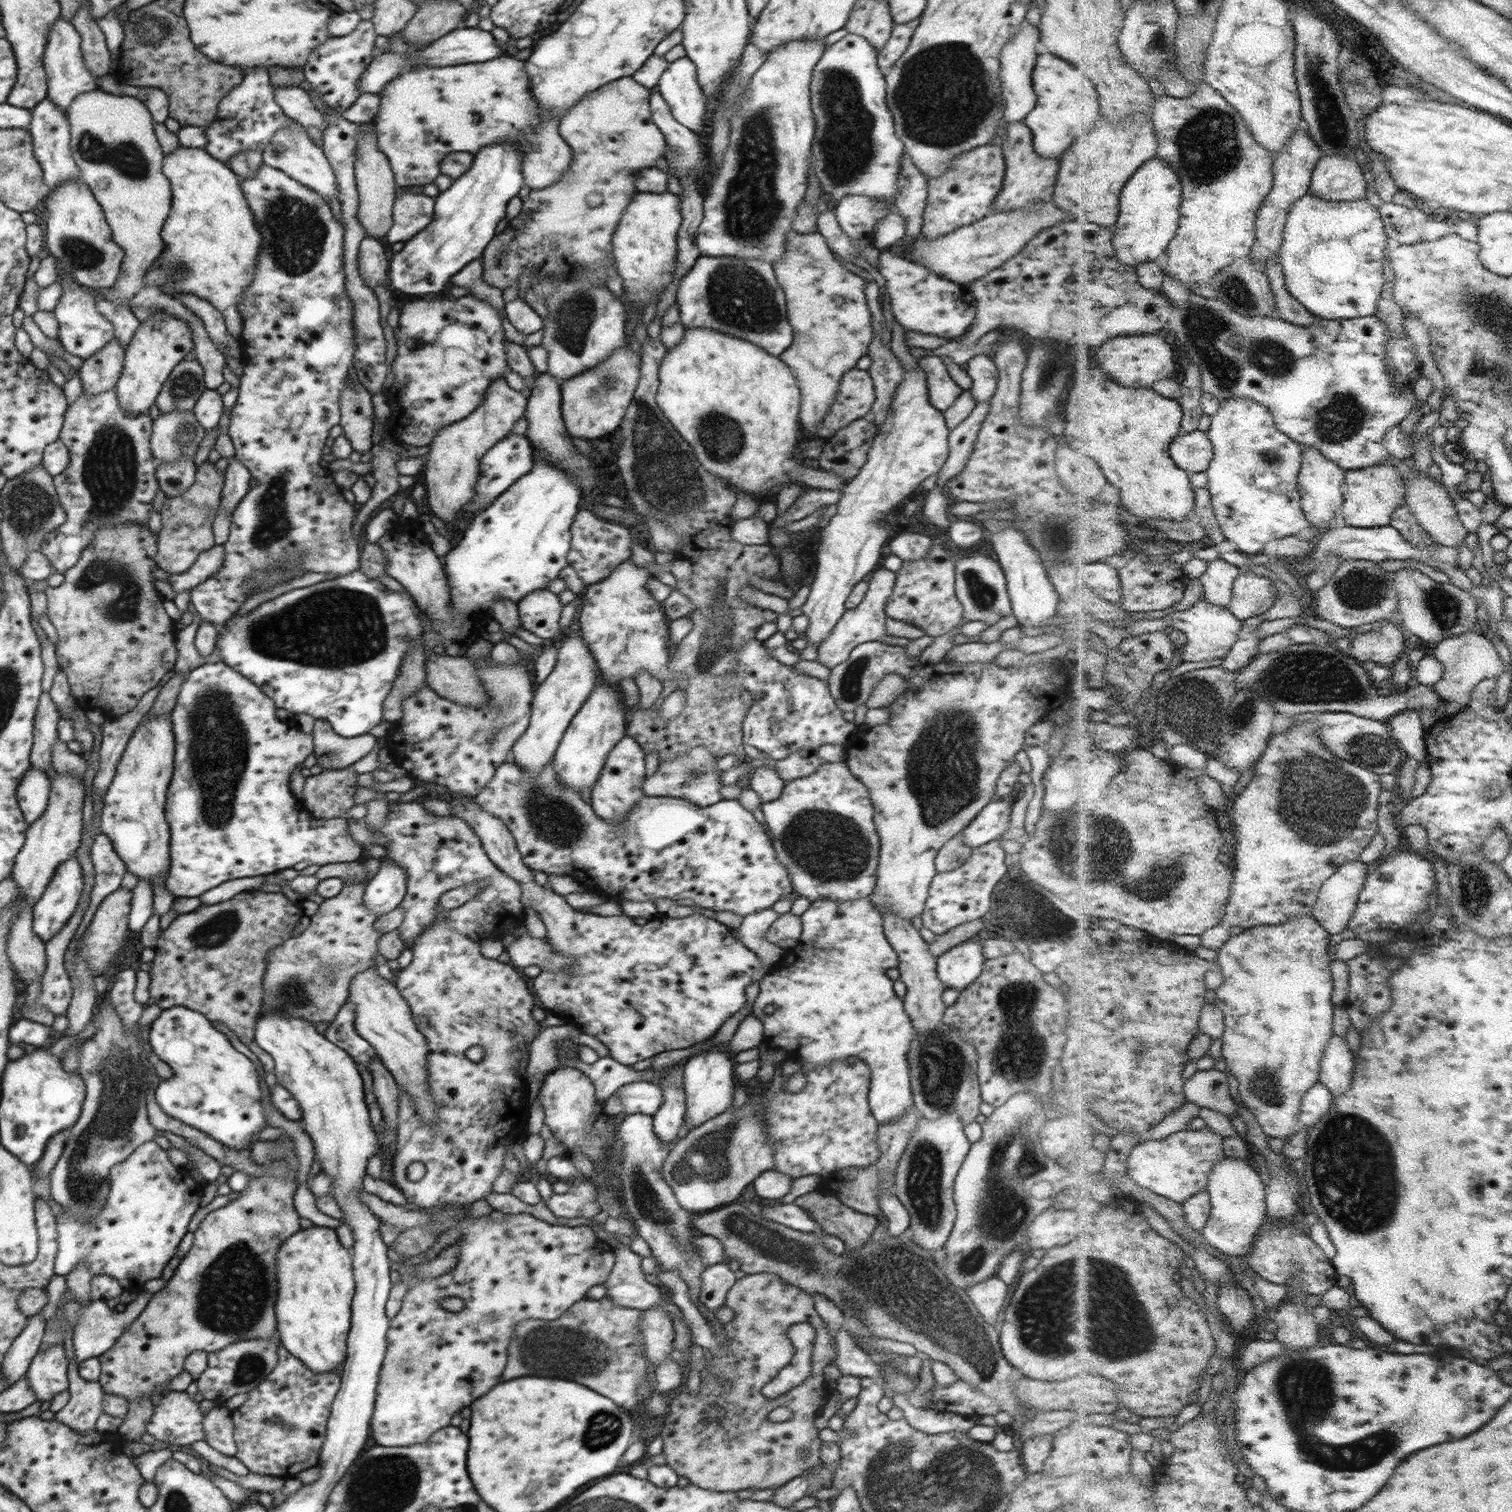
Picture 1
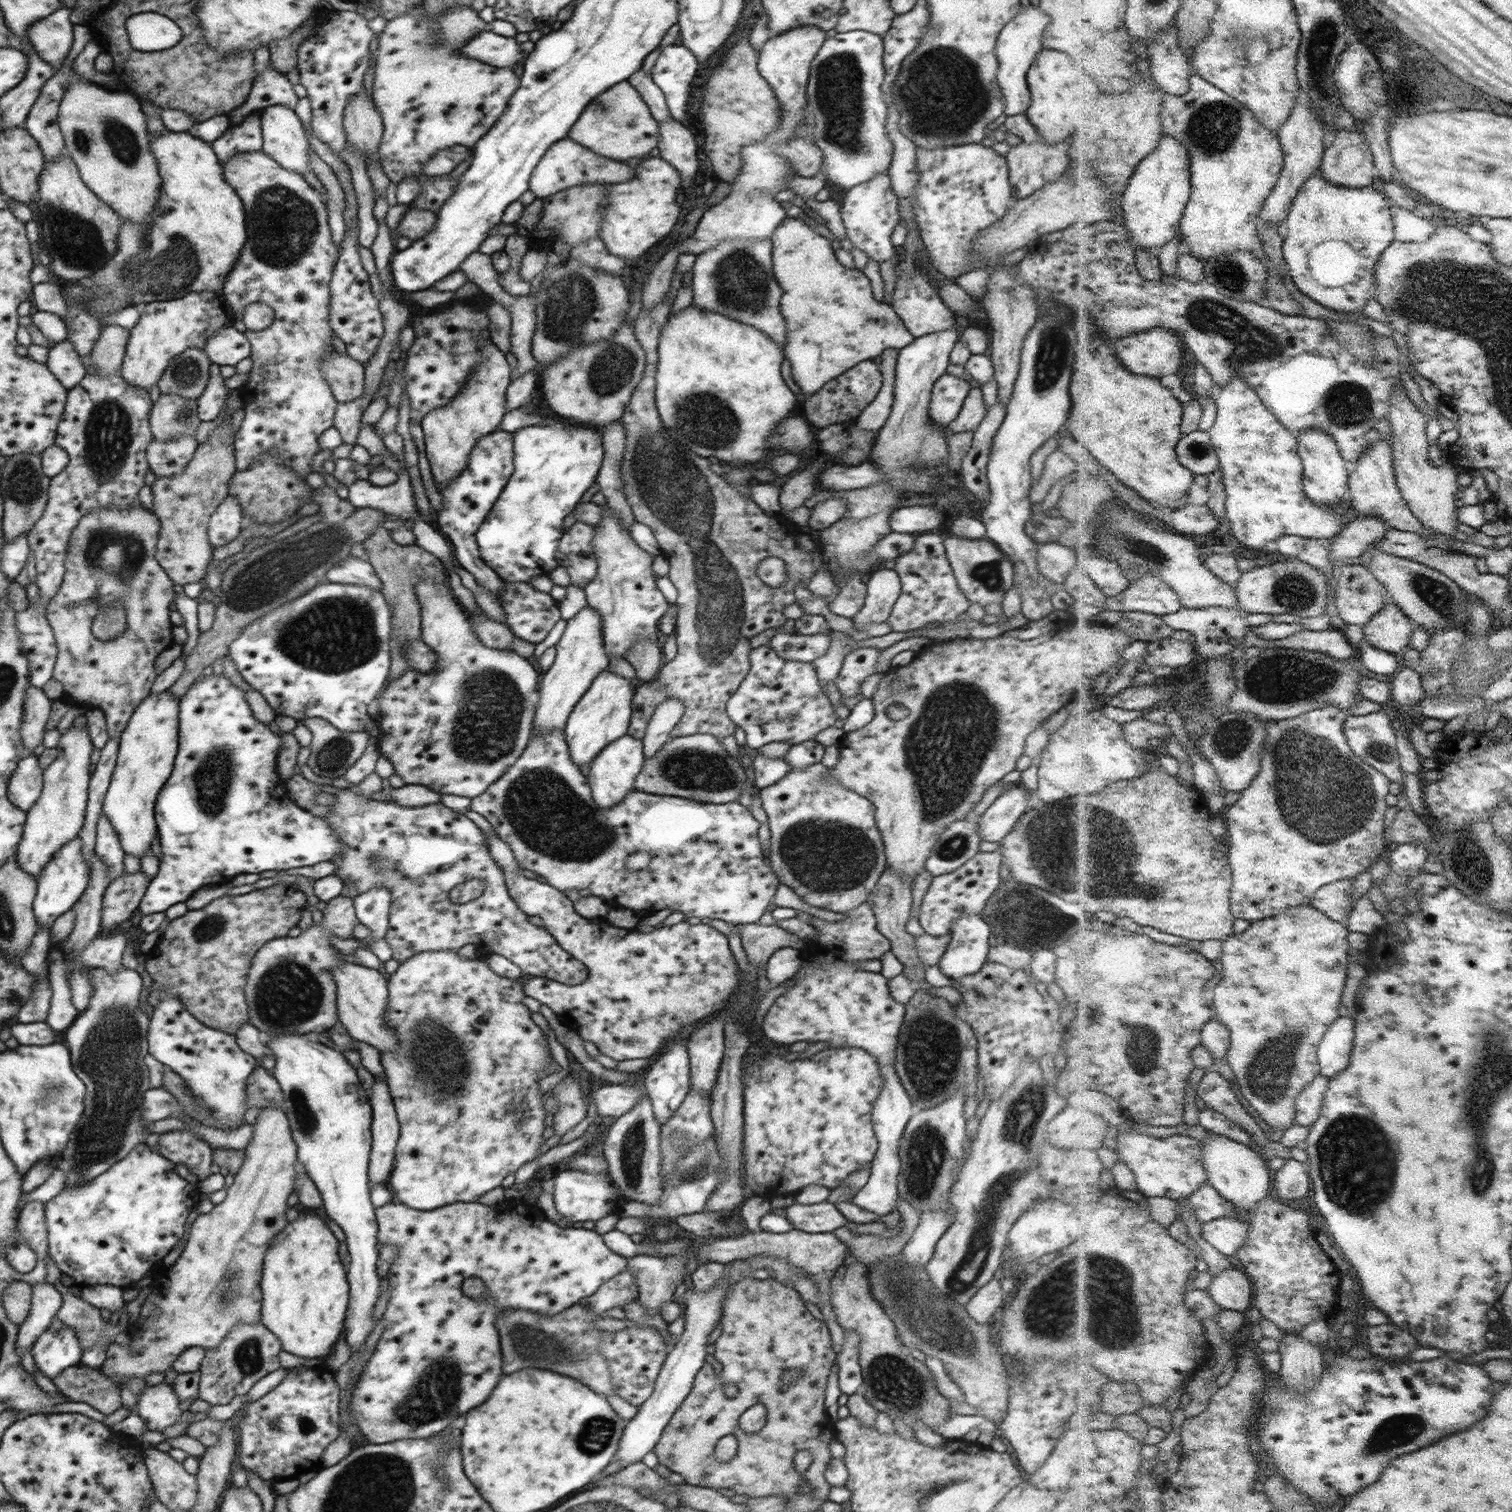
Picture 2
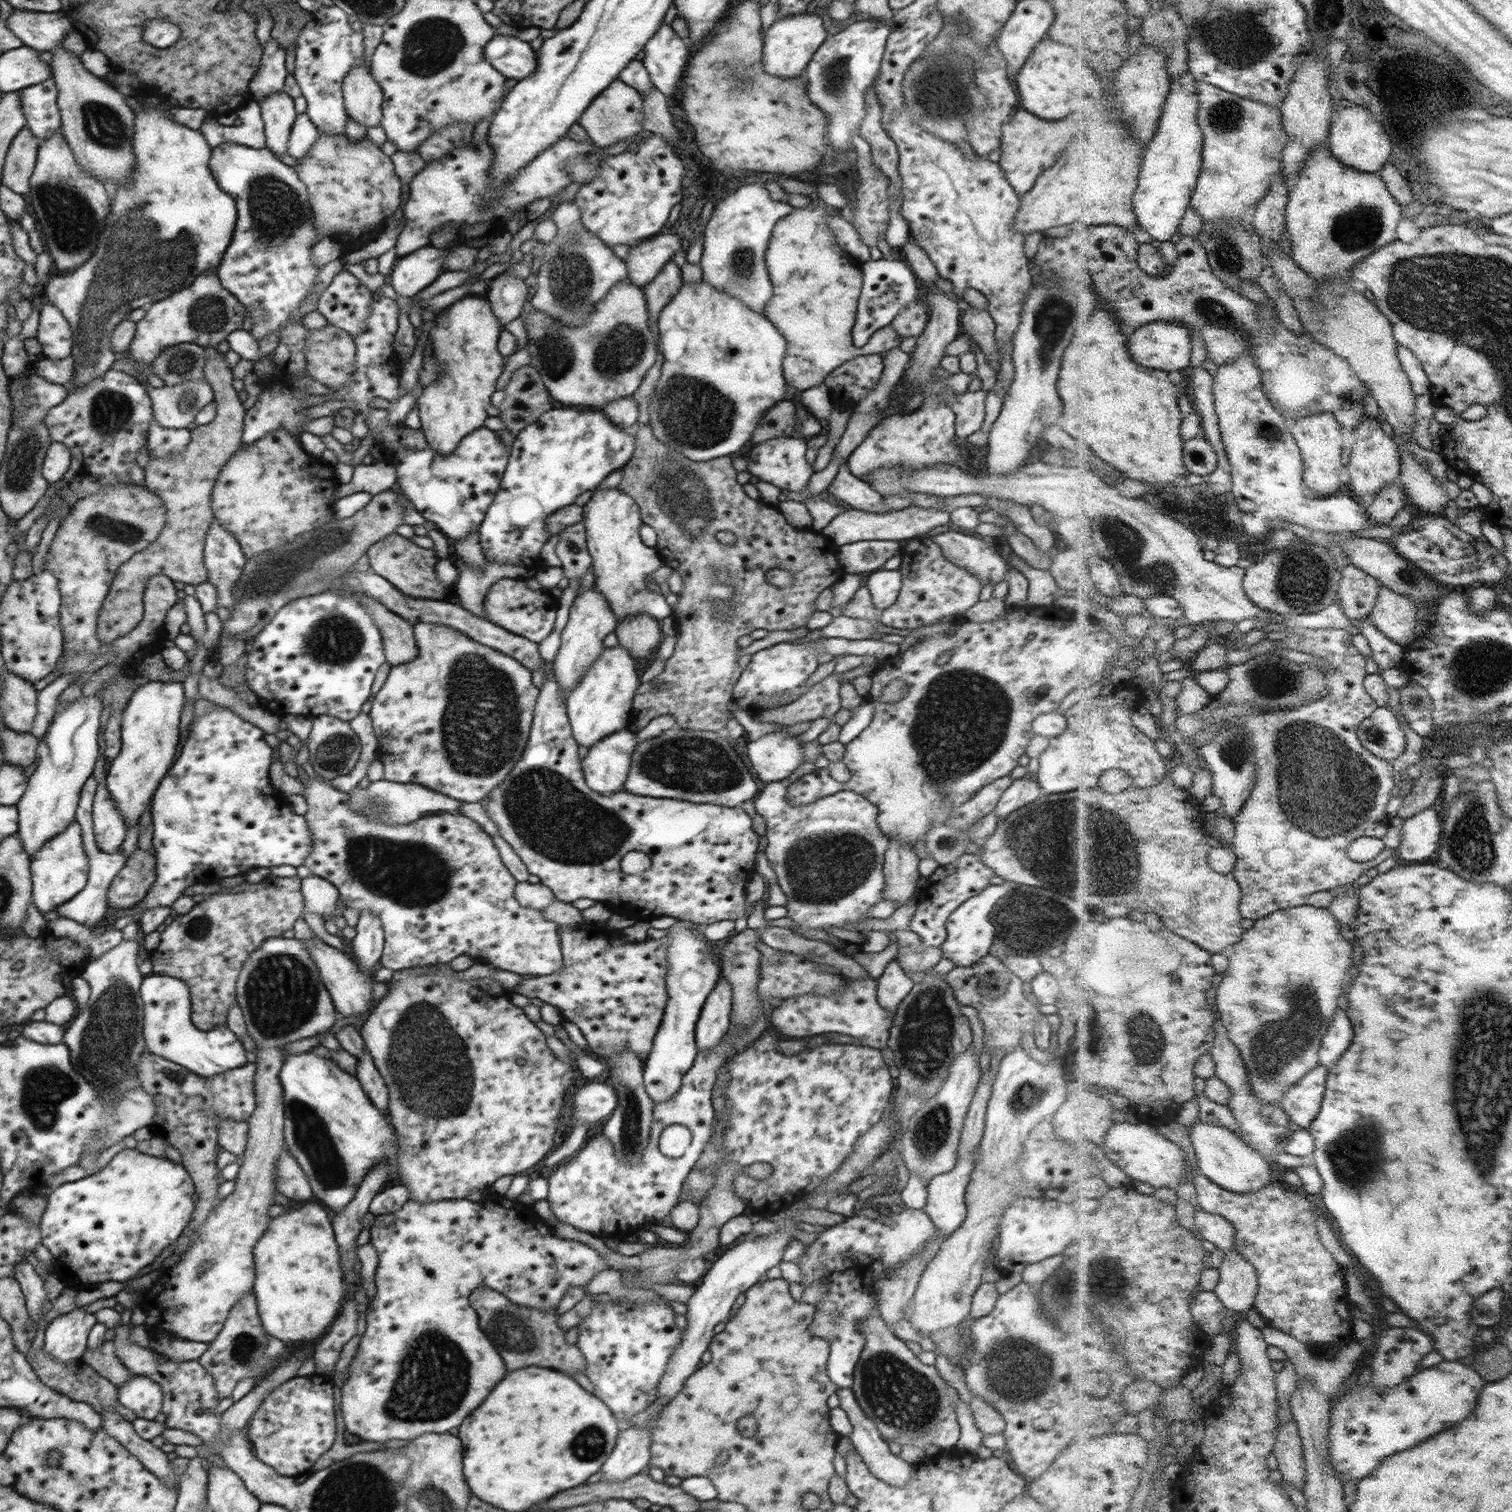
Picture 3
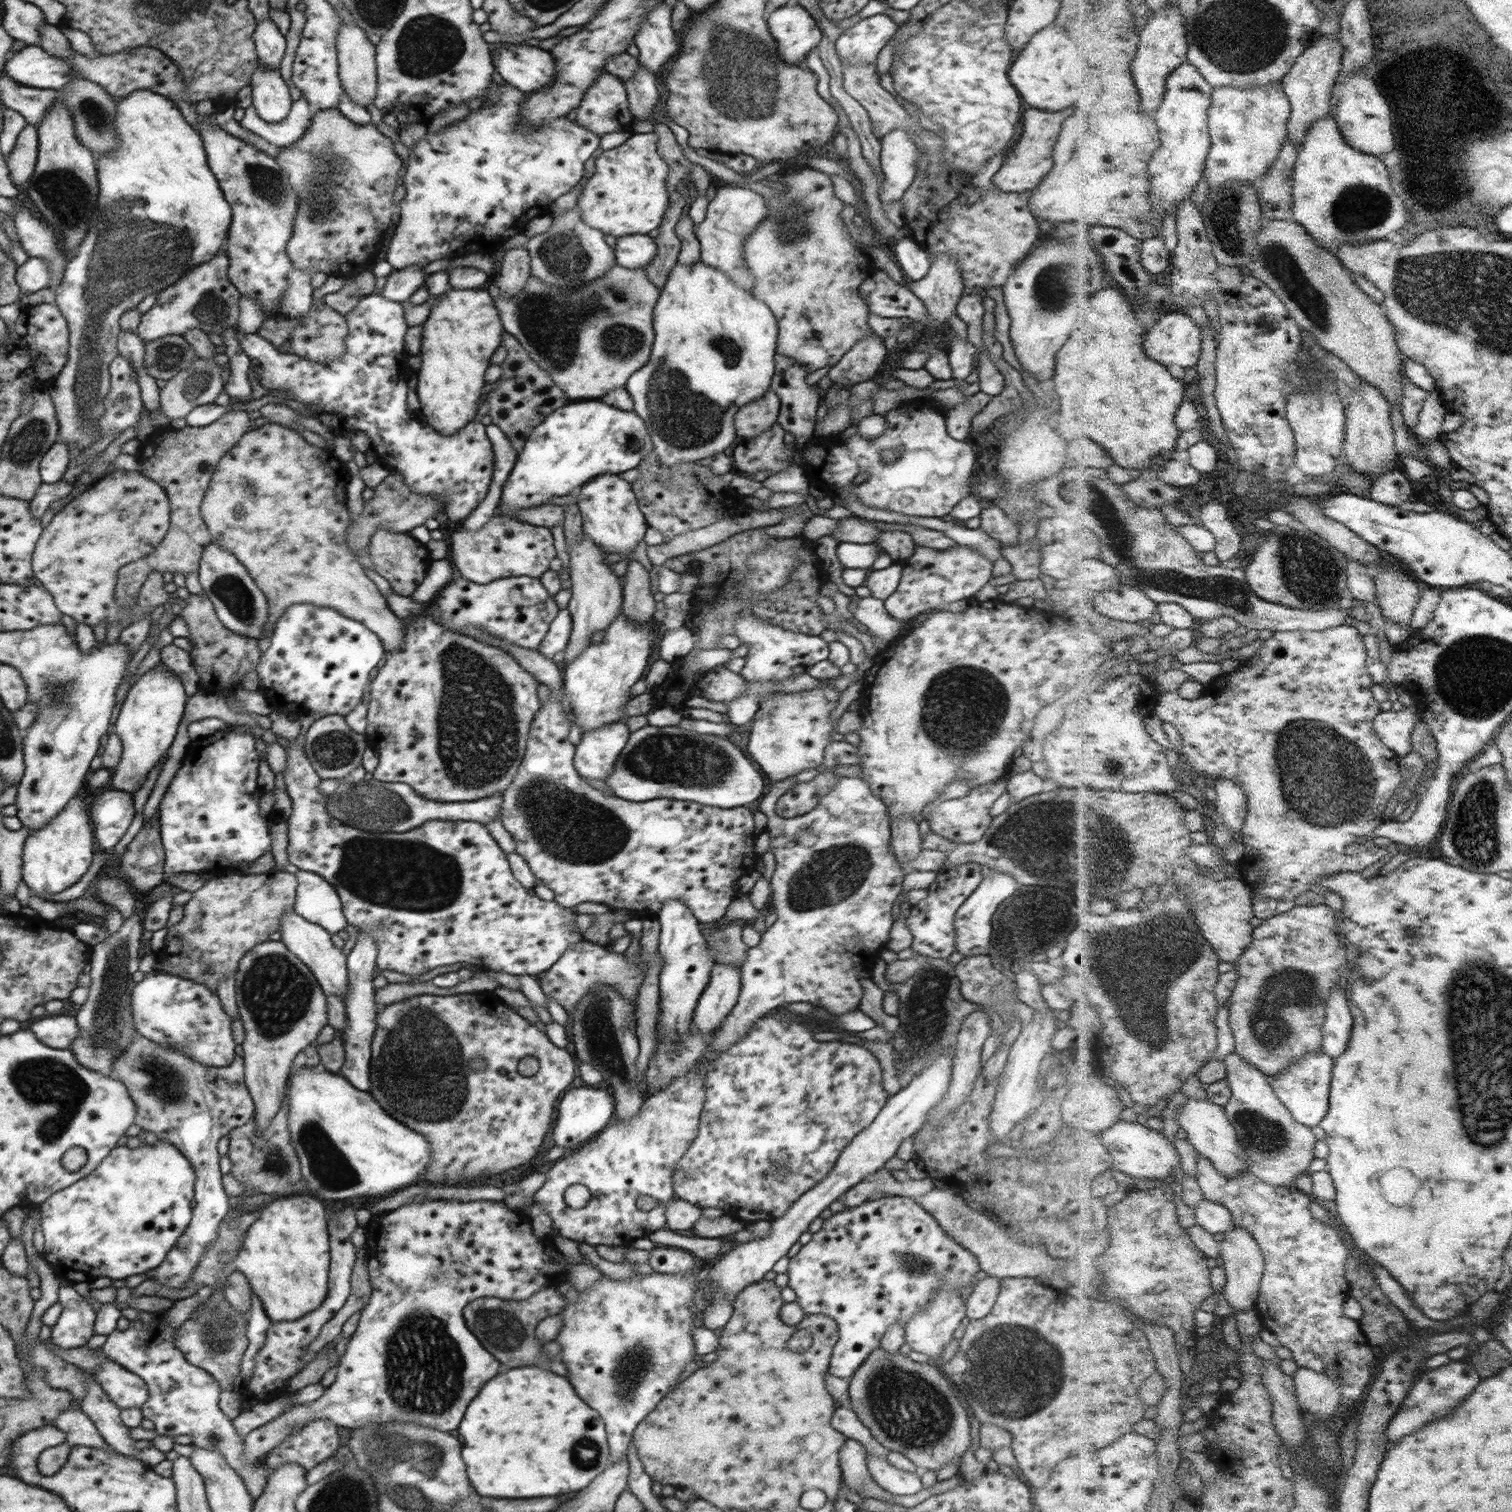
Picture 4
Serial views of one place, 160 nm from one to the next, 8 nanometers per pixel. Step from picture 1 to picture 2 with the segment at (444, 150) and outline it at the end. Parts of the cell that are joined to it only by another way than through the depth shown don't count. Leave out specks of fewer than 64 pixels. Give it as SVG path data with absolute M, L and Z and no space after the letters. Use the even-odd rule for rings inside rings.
M420 4L387 21L378 36L378 48L373 60L372 97L383 122L378 154L384 173L396 184L407 176L422 179L431 156L446 148L466 146L472 149L502 118L508 108L508 100L520 84L520 77L513 74L512 69L496 68L461 53L461 48L471 38L489 30L489 25L471 6L456 5L435 19L423 16L425 6ZM561 139L552 145L547 153L540 159L530 177L529 190L537 198L544 198L556 194L566 188L574 188L578 185L595 185L596 183L610 184L620 183L636 178L632 163L621 163L615 160L592 153L588 148L580 146L570 139Z

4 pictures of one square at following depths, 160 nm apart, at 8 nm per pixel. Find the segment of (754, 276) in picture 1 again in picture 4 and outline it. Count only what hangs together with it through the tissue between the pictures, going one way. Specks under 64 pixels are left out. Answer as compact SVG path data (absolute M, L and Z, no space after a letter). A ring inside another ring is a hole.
M723 184L718 187L714 199L707 204L706 218L696 226L695 238L700 248L700 258L709 267L717 268L728 275L739 288L751 293L754 277L747 271L743 259L744 242L752 231L767 217L768 207L765 197L748 187Z

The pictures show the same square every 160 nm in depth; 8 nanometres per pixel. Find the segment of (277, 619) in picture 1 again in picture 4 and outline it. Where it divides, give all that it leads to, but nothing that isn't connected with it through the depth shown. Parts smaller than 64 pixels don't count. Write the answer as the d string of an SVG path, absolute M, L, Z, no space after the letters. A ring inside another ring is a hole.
M294 604L276 622L273 631L270 648L262 653L258 661L257 673L261 682L260 692L277 711L348 716L364 696L364 689L368 690L372 675L385 655L384 644L377 634L332 608Z

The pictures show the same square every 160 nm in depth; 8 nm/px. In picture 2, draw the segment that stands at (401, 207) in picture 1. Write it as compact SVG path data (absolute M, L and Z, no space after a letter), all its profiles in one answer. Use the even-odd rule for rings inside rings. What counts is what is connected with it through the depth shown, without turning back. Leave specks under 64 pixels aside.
M408 207L400 225L395 229L397 237L408 238L408 240L420 241L424 236L428 235L435 227L437 214L431 210L422 210L421 208Z

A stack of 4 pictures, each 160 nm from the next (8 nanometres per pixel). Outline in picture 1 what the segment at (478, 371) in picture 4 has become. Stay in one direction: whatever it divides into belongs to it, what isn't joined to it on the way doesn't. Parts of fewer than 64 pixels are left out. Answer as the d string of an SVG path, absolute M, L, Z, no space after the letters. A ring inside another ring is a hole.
M498 378L488 386L483 402L466 418L444 426L432 437L428 461L422 468L422 481L427 490L427 510L443 520L449 529L455 526L466 511L462 506L475 495L479 479L479 462L484 453L504 437L514 433L514 424L524 418L527 398L514 393L505 378Z

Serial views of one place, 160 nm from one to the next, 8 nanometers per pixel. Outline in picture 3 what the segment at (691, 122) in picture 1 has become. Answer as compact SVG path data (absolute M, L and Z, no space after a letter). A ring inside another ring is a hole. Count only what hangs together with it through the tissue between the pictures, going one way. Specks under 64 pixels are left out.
M664 22L659 30L656 31L656 34L644 45L642 50L643 57L641 62L646 67L654 88L663 92L668 99L676 94L691 57L690 50L688 50L682 39L676 35L671 25L667 25Z

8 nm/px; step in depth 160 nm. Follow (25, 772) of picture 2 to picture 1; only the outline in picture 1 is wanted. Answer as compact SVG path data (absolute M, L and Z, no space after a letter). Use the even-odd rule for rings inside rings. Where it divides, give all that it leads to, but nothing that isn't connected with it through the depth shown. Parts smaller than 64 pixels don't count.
M31 766L17 788L17 800L25 821L29 825L39 819L47 807L51 780L46 772Z

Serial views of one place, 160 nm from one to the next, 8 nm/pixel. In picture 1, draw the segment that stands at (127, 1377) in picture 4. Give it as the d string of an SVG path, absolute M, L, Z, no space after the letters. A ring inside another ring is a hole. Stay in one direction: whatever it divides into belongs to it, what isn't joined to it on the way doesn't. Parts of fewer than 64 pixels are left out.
M168 1391L158 1405L153 1407L150 1422L146 1425L148 1434L161 1442L186 1446L196 1440L204 1440L204 1415L186 1391Z

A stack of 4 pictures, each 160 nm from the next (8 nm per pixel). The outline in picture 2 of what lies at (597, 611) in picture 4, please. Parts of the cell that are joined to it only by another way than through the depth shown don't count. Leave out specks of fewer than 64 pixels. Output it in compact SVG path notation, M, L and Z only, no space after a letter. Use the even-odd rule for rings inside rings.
M586 606L567 623L566 630L555 646L554 663L544 672L539 684L540 698L535 710L532 737L542 733L562 732L576 703L590 688L596 676L610 664L604 652L602 620L596 610Z

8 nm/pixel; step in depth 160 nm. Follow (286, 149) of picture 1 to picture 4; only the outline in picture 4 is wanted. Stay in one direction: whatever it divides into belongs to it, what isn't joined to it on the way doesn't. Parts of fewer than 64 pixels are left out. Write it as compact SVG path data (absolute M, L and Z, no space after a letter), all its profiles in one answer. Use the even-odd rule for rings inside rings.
M259 64L252 73L249 85L252 86L252 105L260 120L280 123L288 117L293 101L278 69L265 69Z

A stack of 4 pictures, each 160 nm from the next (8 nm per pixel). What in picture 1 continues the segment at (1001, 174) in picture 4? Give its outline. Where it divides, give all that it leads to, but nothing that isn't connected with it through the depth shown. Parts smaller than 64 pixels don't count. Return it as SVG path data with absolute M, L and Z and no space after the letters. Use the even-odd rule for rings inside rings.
M1025 122L1008 123L1006 141L1000 146L1004 155L1005 172L1002 188L995 198L995 212L1027 207L1032 201L1050 201L1055 191L1059 159L1042 158L1034 152L1032 132Z

